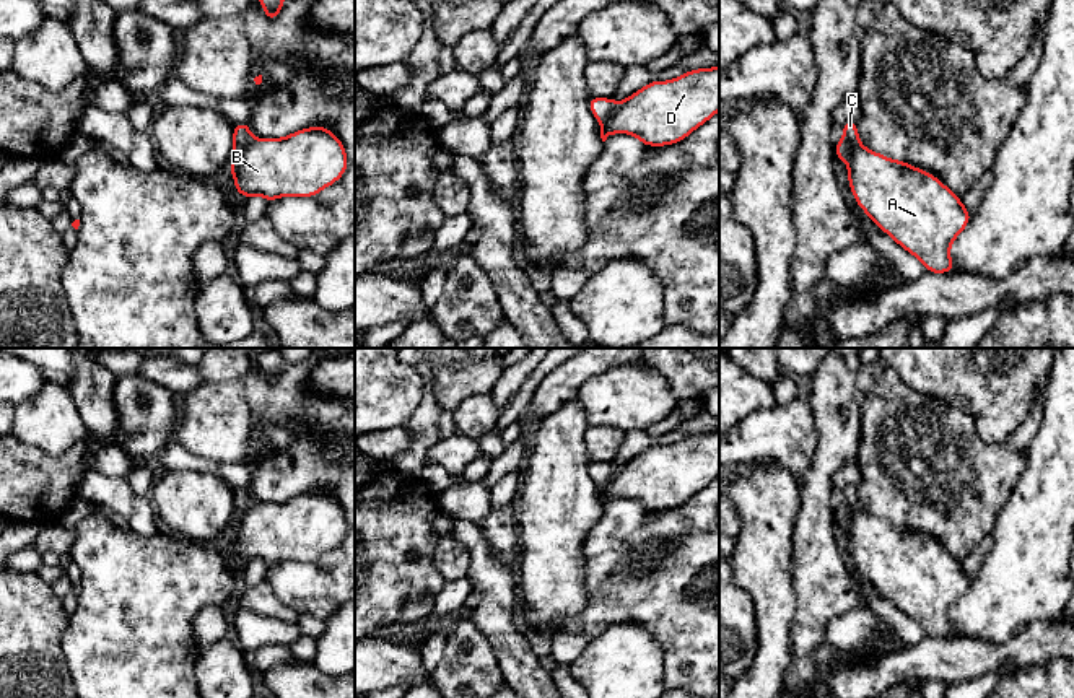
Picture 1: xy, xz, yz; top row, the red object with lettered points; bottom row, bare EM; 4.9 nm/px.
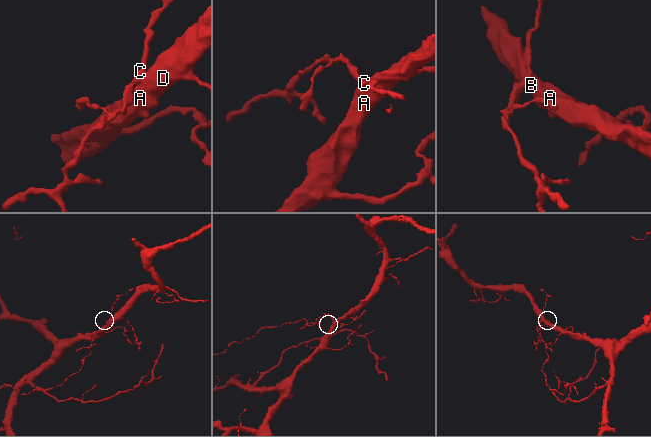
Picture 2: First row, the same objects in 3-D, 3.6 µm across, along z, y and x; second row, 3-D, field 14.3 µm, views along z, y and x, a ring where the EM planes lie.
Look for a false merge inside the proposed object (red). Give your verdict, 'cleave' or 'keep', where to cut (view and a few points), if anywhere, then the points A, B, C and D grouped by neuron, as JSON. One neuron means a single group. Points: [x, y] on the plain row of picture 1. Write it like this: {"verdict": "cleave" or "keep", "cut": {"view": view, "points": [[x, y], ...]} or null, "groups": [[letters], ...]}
{"verdict": "cleave", "cut": {"view": "xz", "points": [[619, 467], [601, 487]]}, "groups": [["A", "B", "D"], ["C"]]}

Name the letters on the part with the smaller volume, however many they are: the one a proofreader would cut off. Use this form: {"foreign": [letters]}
{"foreign": ["C"]}

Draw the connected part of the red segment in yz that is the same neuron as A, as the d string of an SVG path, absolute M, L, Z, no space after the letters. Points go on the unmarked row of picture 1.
M858 509L846 522L848 547L854 566L862 576L898 610L923 626L928 638L955 636L950 623L950 609L967 592L971 582L960 561L934 539L913 532L902 524Z

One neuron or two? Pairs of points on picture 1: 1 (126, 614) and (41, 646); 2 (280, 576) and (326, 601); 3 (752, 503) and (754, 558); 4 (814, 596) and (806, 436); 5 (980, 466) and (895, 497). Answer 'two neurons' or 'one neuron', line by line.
1: two neurons
2: one neuron
3: one neuron
4: two neurons
5: one neuron

